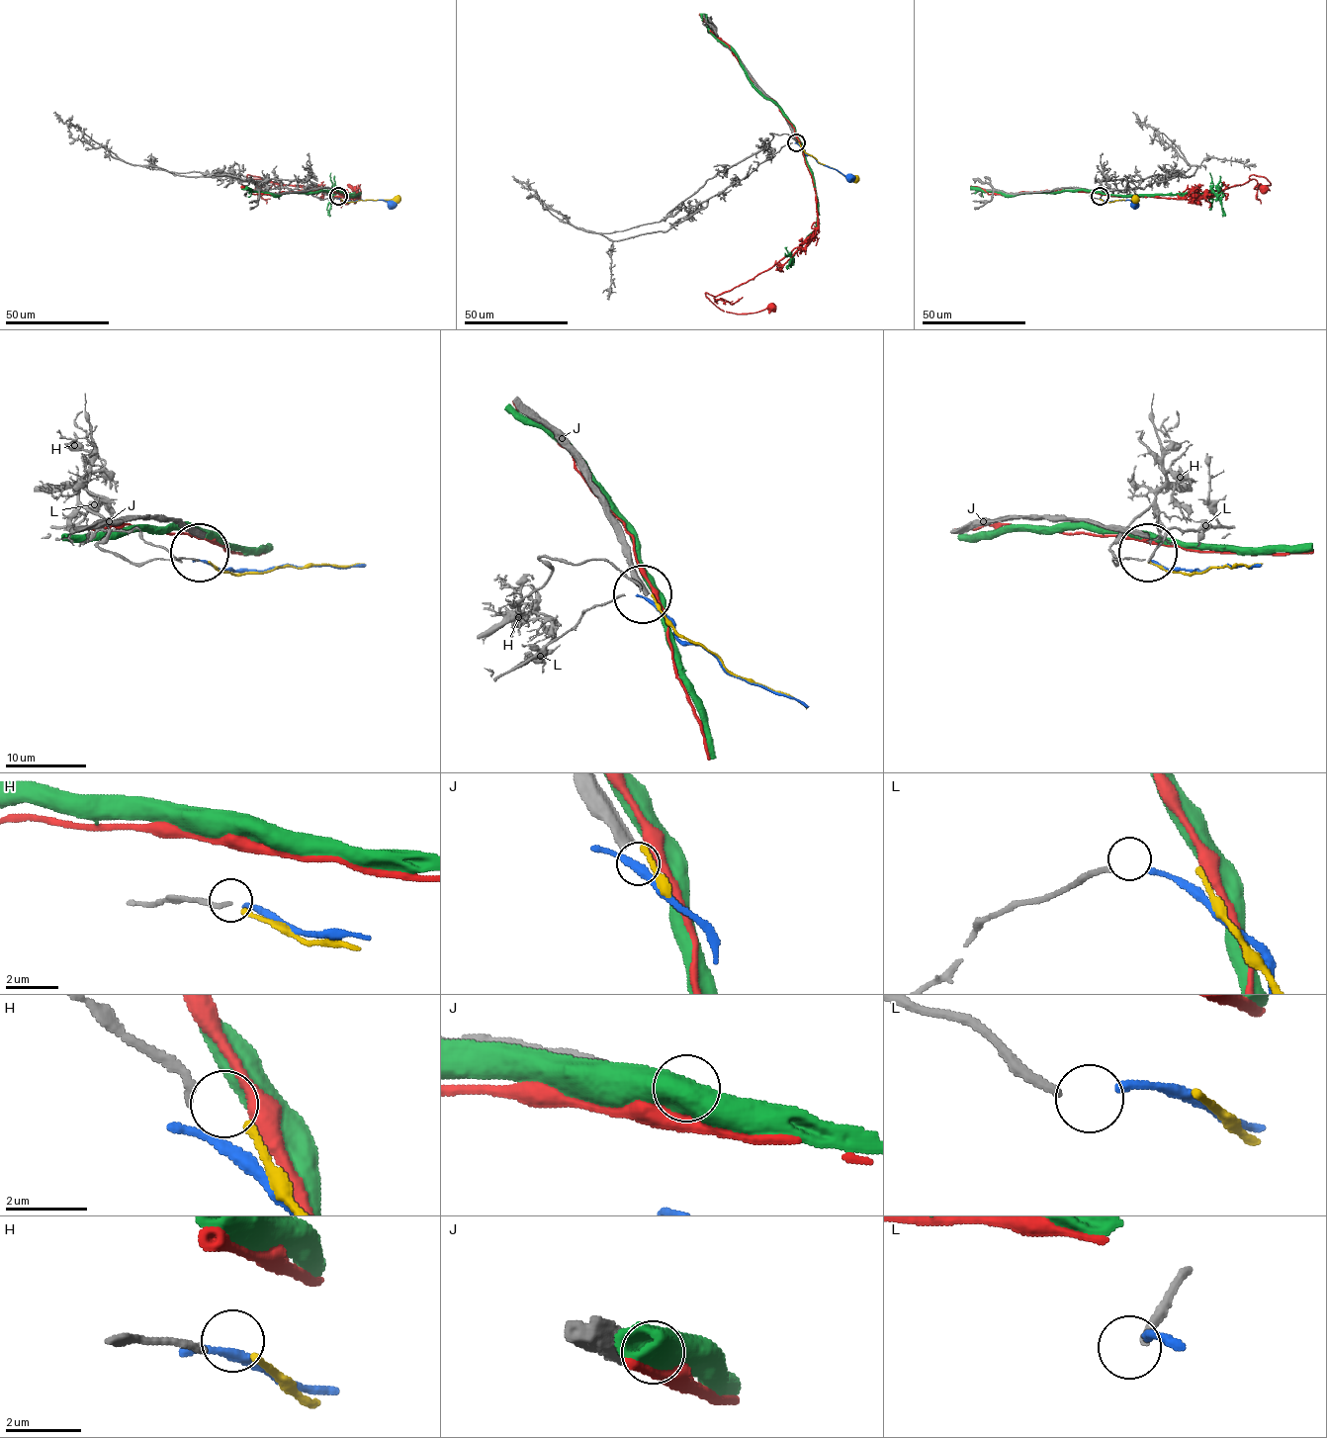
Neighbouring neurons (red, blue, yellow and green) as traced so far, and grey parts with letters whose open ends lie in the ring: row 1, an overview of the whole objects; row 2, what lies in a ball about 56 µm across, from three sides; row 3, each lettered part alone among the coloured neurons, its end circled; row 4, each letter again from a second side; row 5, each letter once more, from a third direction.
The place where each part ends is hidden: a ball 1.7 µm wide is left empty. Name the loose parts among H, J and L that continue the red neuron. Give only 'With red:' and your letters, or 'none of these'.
With red: none of these

